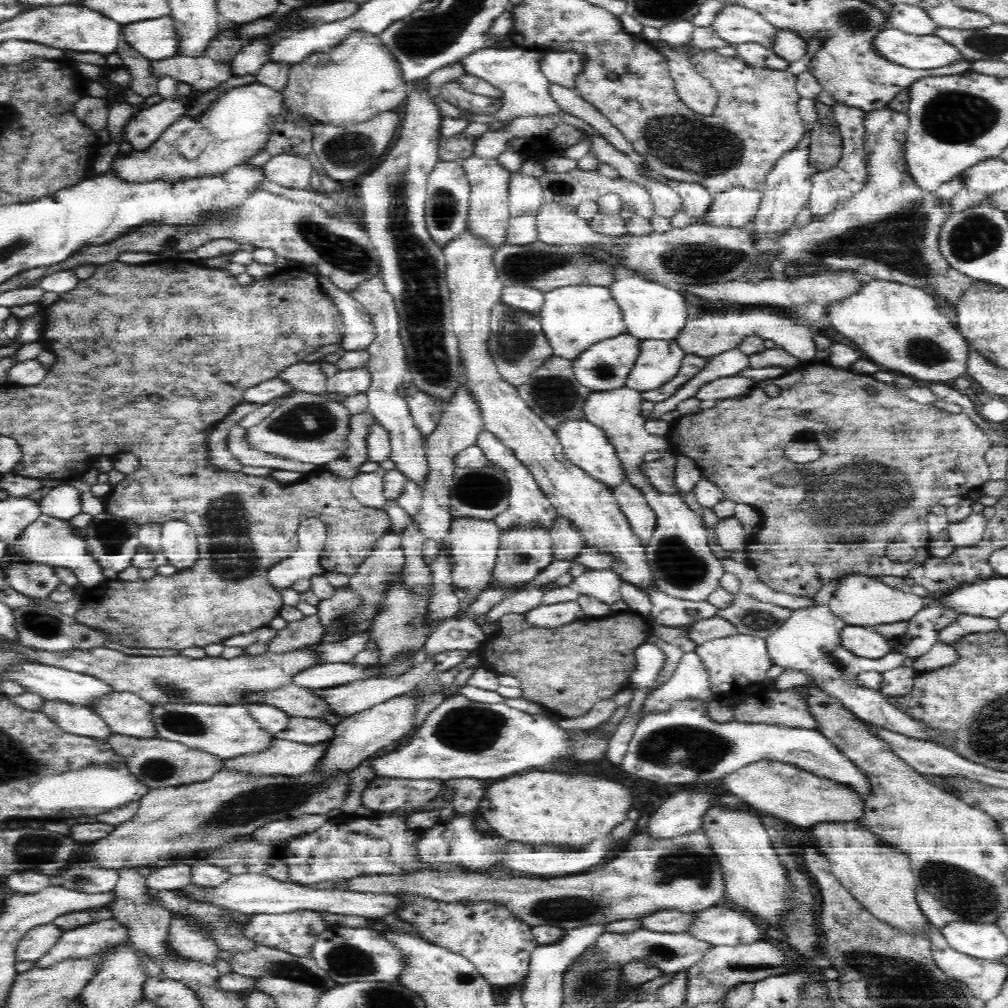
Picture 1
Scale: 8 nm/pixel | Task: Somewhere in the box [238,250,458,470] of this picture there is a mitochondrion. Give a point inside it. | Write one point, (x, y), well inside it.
(308, 421)

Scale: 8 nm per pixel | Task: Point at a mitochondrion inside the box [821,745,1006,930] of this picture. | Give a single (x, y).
(958, 891)

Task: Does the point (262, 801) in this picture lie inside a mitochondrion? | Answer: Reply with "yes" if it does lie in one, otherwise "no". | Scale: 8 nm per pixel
yes

